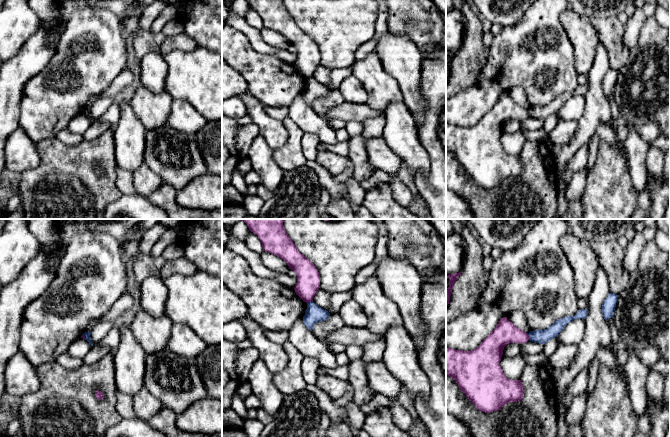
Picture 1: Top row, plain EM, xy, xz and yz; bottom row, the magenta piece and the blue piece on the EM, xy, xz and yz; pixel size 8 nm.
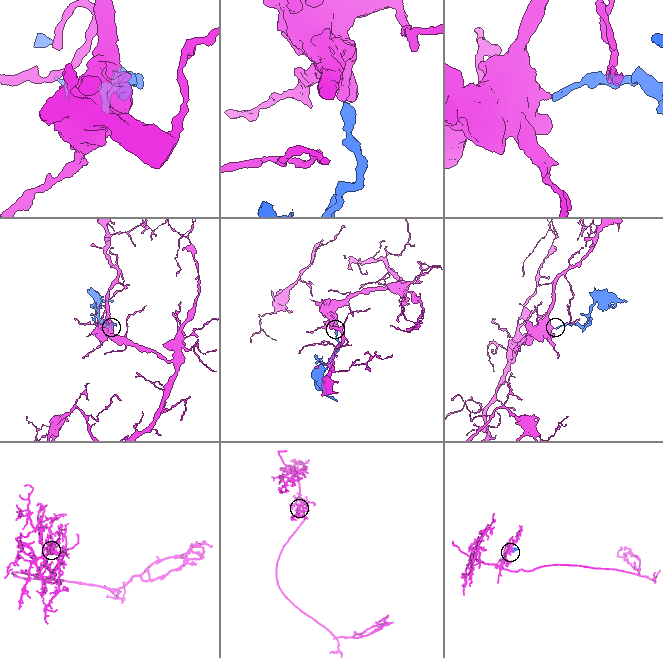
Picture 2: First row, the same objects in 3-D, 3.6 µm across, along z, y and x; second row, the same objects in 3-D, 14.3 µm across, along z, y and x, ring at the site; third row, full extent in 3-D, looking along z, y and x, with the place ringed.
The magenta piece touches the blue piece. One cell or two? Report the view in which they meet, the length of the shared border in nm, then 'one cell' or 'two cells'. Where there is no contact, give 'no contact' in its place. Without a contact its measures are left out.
meets magenta in yz; contact 60 nm long; two cells

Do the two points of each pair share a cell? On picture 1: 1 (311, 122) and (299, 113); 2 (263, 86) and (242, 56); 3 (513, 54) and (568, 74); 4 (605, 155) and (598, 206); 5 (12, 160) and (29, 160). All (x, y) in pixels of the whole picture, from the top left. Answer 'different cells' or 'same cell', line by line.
1: same cell
2: same cell
3: same cell
4: same cell
5: same cell

